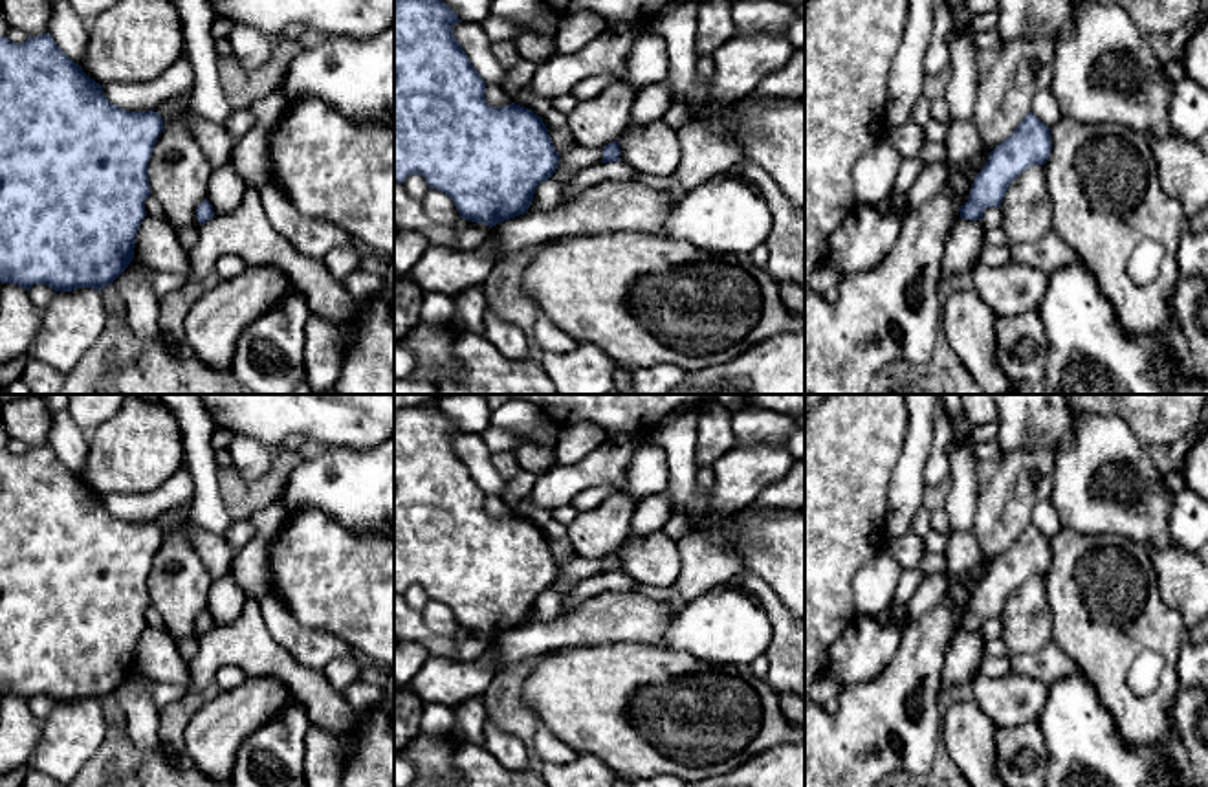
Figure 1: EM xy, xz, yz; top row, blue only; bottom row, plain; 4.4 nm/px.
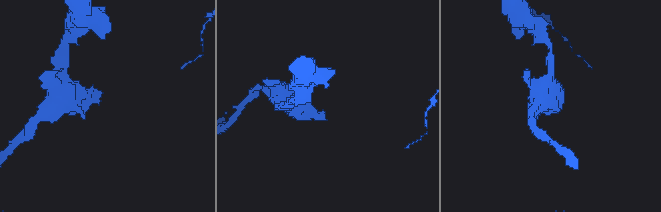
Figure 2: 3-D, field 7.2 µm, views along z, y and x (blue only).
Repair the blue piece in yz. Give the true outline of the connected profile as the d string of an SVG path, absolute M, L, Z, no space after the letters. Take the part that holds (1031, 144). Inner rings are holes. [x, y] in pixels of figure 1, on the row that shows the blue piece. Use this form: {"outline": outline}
{"outline": "M1028 112L1014 134L999 143L972 183L968 202L959 207L961 218L983 220L988 207L1001 207L1010 183L1032 165L1050 158L1050 128Z"}

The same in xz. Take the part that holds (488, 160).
{"outline": "M394 0L394 182L420 174L455 202L460 218L493 227L528 213L537 185L555 172L559 154L541 116L515 103L502 108L486 103L486 83L453 35L458 22L442 0Z"}

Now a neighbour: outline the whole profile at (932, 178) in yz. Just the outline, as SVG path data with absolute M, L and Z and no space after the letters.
M926 163L907 191L904 216L931 200L946 185L950 163Z

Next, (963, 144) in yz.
M970 119L948 121L944 147L950 165L977 163L983 169L990 158L990 150Z

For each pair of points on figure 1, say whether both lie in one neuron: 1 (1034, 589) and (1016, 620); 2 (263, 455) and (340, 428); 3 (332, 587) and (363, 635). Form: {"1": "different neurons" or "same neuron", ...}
{"1": "same neuron", "2": "different neurons", "3": "same neuron"}

